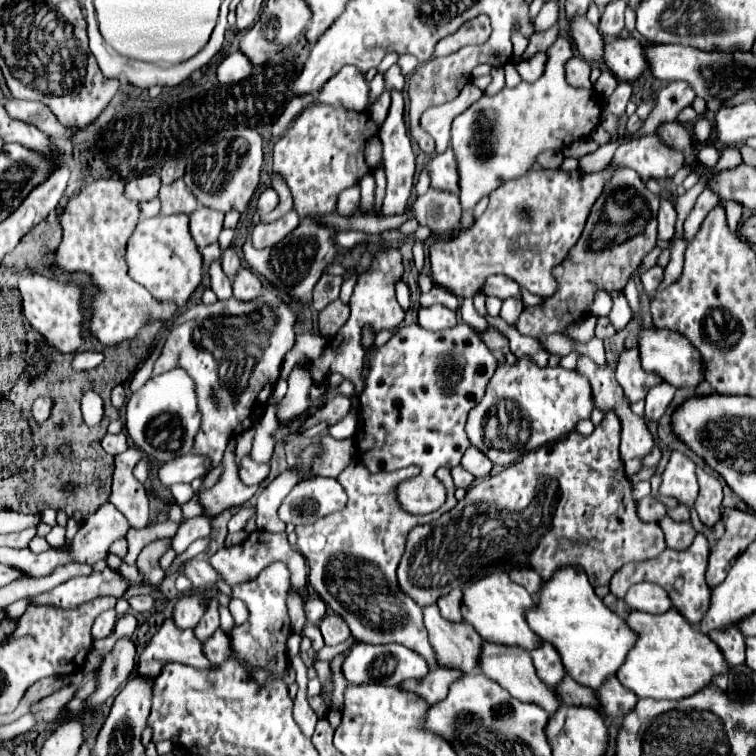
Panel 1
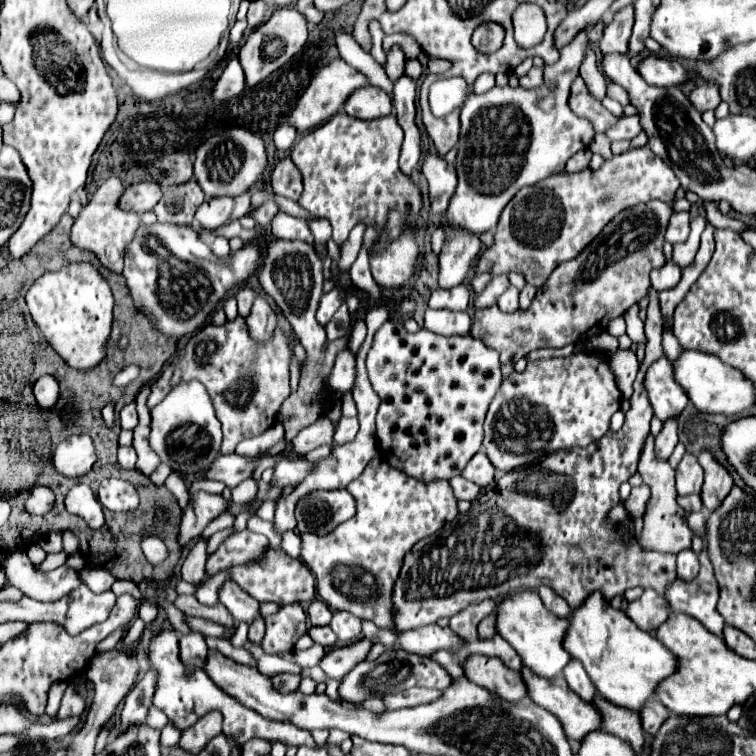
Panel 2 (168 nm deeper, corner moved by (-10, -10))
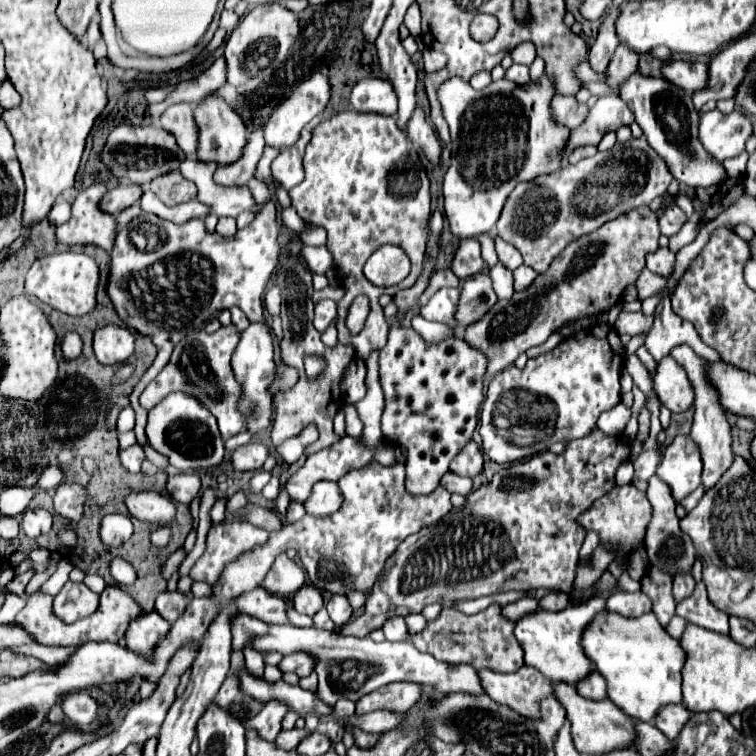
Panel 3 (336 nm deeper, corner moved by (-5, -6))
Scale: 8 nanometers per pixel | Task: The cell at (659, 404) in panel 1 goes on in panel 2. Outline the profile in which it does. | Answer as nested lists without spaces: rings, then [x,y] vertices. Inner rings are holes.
[[[666,420],[662,432],[656,436],[654,440],[654,454],[660,460],[668,460],[674,446],[678,444],[678,436],[676,436],[676,420]]]

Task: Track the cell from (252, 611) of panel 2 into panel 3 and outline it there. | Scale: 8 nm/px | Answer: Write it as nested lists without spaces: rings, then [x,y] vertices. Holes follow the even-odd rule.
[[[255,588],[239,596],[239,608],[243,608],[241,614],[267,620],[269,624],[287,624],[285,606],[287,606],[285,598],[269,594],[263,588]]]

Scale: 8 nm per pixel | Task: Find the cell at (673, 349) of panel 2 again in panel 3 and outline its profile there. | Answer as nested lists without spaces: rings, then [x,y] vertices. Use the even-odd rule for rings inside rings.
[[[685,344],[675,346],[671,350],[671,356],[677,360],[677,364],[681,364],[687,370],[687,376],[689,376],[693,388],[695,388],[695,420],[693,420],[693,428],[691,428],[691,440],[695,440],[695,444],[701,450],[701,458],[703,458],[703,486],[705,486],[705,490],[709,490],[709,488],[713,488],[713,484],[719,482],[719,478],[725,474],[725,470],[733,464],[729,422],[725,420],[725,410],[719,406],[715,388],[705,378],[705,372],[703,372],[705,360],[699,358]]]

